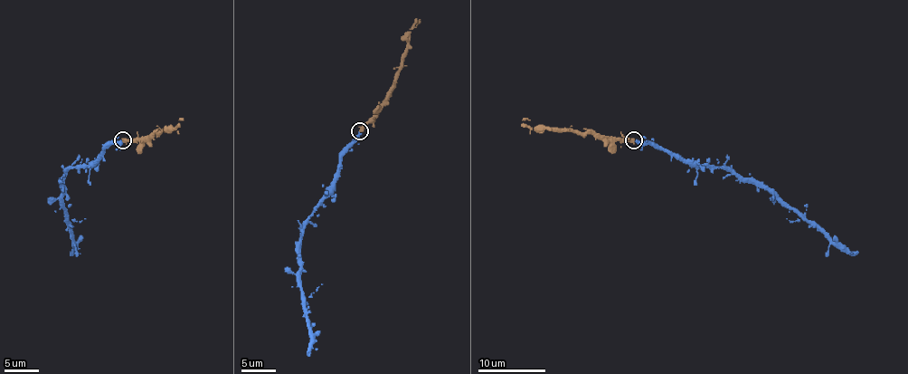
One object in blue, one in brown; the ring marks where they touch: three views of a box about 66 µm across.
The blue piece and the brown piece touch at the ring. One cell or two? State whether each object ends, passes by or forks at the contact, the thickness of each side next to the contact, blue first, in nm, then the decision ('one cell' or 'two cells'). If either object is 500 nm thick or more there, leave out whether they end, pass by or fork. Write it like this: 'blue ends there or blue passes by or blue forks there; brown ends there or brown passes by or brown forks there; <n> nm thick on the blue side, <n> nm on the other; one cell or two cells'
blue passes by; brown ends there; 280 nm thick on the blue side, 480 nm on the other; one cell

